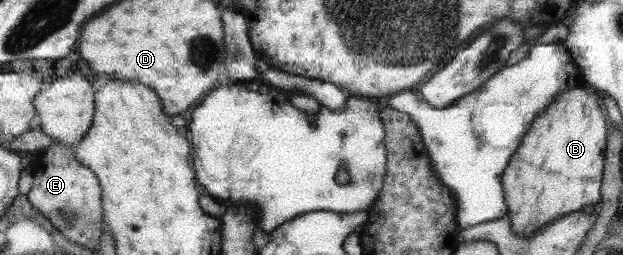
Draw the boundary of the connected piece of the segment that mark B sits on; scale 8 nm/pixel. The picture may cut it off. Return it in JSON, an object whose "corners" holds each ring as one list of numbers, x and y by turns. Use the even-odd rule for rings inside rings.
{"corners":[[582,80,573,89,560,93,556,101,536,117,502,176,511,234,527,239,564,215,580,212,583,205,595,205,600,201,605,133,605,117,597,107,597,91]]}

